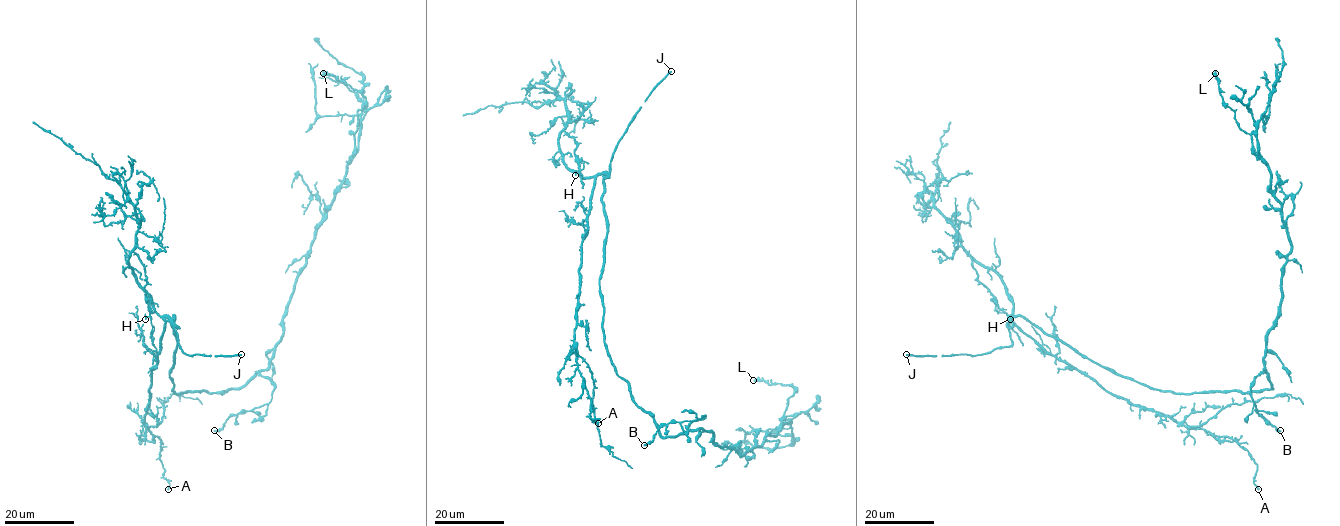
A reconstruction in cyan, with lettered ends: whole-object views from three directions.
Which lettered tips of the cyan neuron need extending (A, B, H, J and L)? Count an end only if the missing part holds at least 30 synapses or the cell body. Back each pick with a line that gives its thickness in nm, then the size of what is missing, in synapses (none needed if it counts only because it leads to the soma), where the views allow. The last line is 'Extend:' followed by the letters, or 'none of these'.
J: 220 nm thick
Extend: J

